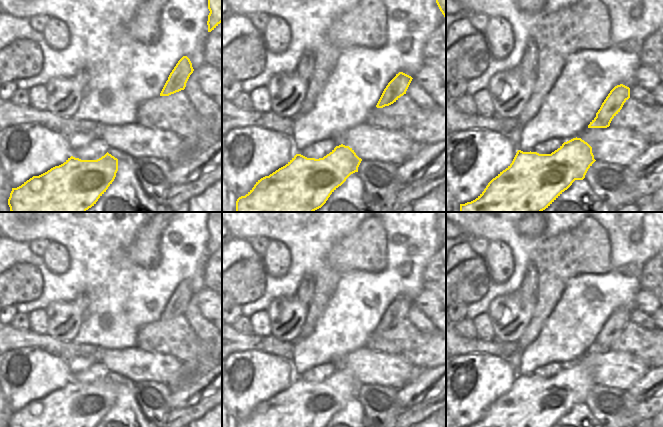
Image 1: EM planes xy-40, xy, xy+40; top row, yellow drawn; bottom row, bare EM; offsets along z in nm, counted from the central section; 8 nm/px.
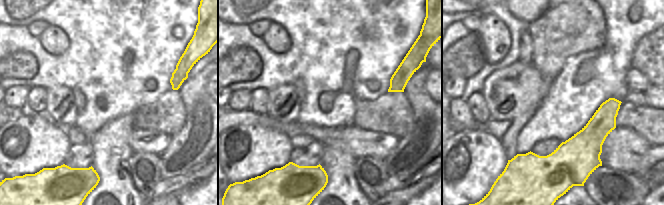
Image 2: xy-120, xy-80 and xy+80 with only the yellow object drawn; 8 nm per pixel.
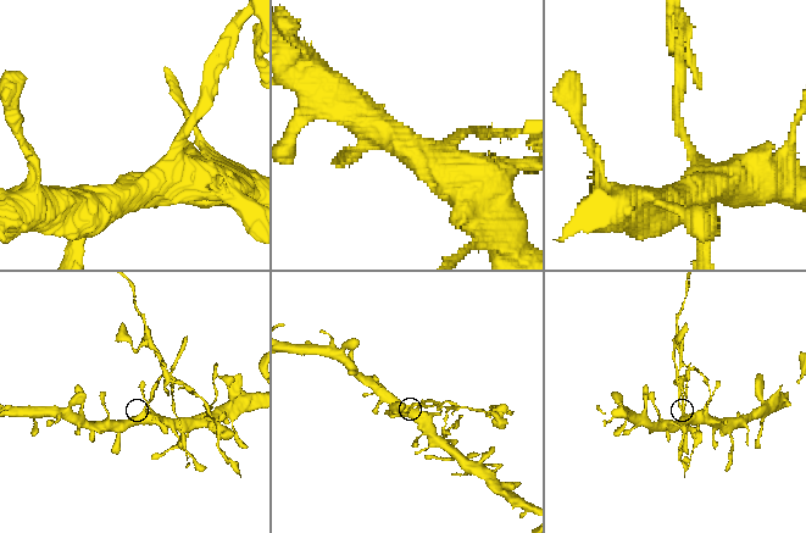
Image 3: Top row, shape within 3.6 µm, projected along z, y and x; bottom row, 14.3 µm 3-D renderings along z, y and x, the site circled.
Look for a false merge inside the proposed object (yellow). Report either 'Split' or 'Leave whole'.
Split

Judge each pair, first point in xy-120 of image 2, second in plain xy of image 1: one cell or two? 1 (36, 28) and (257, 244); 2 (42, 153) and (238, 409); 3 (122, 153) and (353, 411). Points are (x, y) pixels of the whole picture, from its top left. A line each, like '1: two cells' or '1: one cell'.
1: one cell
2: one cell
3: one cell

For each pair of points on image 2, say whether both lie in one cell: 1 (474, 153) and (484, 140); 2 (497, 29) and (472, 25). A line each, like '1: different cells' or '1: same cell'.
1: same cell
2: different cells

